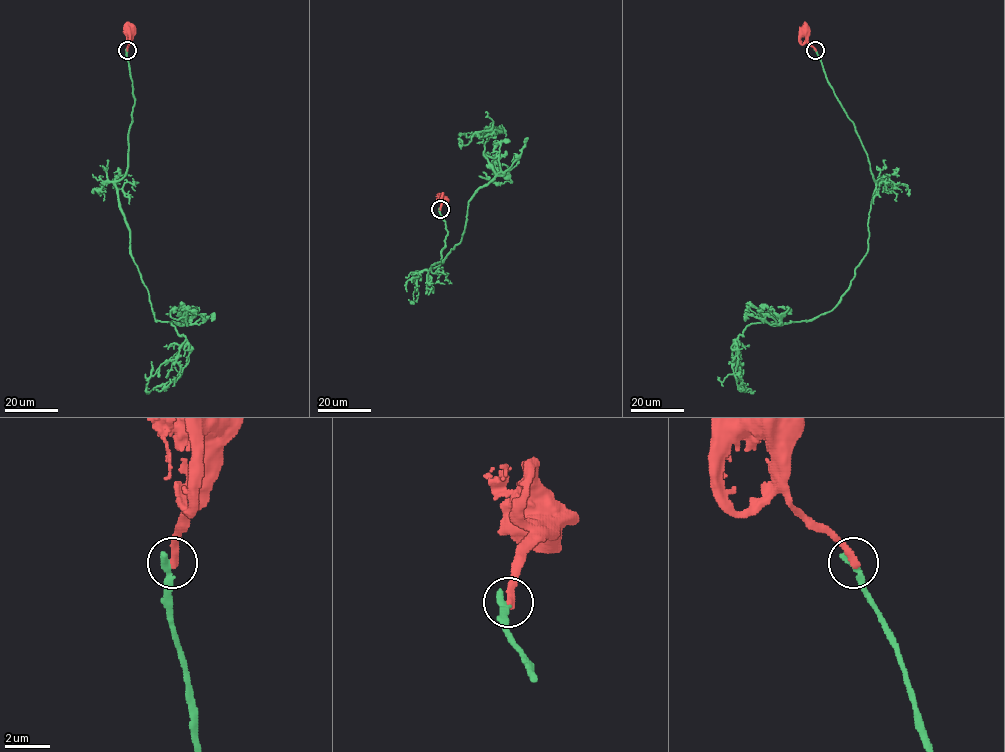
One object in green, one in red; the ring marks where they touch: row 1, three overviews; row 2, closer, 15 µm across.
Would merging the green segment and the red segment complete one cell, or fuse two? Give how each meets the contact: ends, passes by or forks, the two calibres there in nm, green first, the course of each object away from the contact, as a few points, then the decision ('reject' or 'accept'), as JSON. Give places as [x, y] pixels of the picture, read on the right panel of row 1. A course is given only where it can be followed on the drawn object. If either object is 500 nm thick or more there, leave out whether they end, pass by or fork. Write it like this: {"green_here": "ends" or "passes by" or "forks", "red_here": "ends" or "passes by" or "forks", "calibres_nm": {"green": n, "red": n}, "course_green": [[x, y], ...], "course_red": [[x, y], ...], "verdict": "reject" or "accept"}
{"green_here": "ends", "red_here": "ends", "calibres_nm": {"green": 360, "red": 340}, "course_green": [[815, 50], [875, 182], [868, 251], [831, 310], [781, 325], [749, 324], [740, 335], [738, 373], [750, 389]], "course_red": [[815, 50], [806, 40], [805, 30]], "verdict": "reject"}

